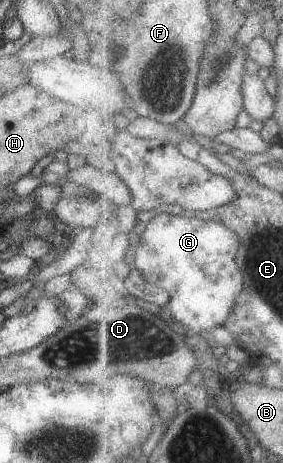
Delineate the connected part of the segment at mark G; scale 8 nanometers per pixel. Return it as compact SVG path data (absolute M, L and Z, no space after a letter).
M161 212L152 218L137 241L137 265L141 273L150 283L171 293L171 312L183 329L207 336L213 329L224 327L229 322L233 311L236 311L241 293L245 291L245 273L237 263L237 255L241 249L241 237L237 235L237 231L233 231L225 223Z

